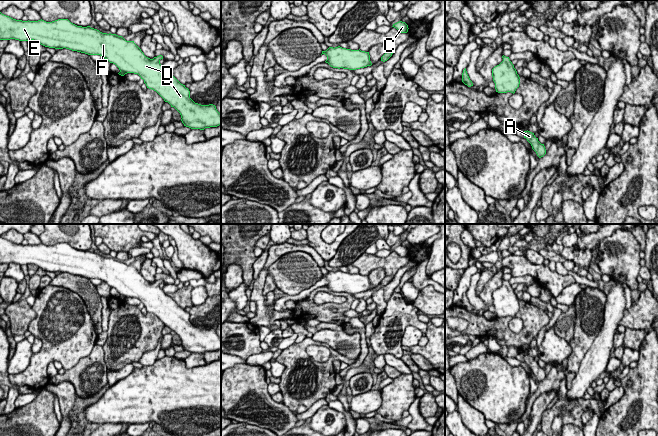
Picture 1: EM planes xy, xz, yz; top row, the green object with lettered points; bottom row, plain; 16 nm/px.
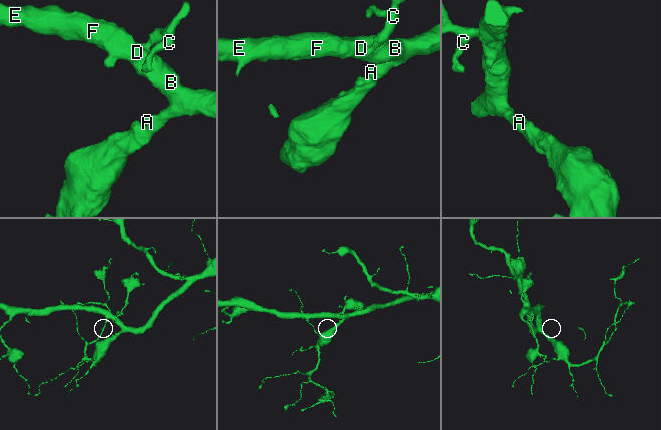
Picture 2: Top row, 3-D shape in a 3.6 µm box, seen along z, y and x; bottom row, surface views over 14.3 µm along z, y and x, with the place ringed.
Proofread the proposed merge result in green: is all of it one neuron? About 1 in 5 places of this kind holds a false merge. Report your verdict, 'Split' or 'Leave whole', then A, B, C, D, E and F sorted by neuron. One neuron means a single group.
Leave whole. Groups: A B C D E F

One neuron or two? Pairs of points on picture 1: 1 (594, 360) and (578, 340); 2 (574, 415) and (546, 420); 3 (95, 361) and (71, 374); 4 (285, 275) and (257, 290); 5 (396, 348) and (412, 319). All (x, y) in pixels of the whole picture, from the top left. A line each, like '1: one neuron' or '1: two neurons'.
1: two neurons
2: one neuron
3: one neuron
4: two neurons
5: one neuron

